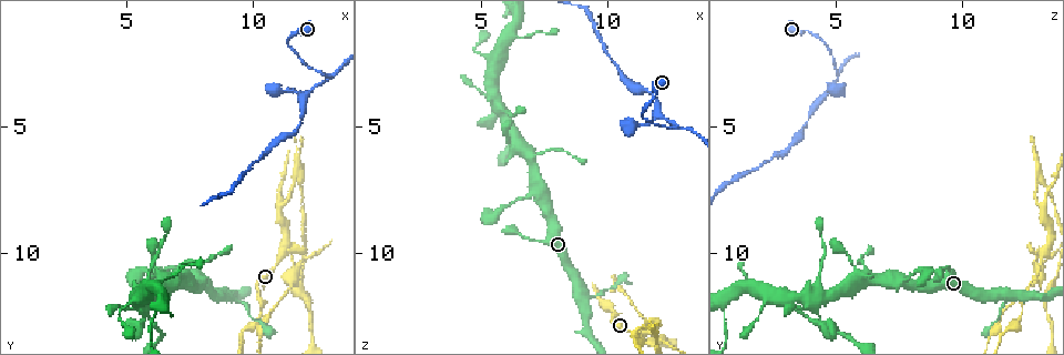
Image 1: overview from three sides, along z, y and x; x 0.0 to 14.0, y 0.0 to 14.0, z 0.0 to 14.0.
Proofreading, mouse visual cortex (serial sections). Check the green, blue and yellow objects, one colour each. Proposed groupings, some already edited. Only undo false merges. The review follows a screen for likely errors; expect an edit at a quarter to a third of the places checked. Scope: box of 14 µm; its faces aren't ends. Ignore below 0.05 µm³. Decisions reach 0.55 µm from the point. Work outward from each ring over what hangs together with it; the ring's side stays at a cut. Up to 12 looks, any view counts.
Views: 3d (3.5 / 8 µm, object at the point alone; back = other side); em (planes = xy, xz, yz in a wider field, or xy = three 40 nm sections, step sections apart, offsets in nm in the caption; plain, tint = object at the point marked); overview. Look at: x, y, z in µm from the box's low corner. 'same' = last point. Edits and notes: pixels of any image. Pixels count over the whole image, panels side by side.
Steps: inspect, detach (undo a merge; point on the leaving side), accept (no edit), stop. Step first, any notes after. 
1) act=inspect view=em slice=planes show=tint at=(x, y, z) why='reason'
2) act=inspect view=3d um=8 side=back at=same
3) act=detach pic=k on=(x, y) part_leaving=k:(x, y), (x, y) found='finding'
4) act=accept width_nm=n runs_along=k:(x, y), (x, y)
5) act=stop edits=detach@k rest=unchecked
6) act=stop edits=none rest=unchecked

act=inspect view=3d um=3.5 at=(5.5, 11.9, 4.2) why='thin neck'

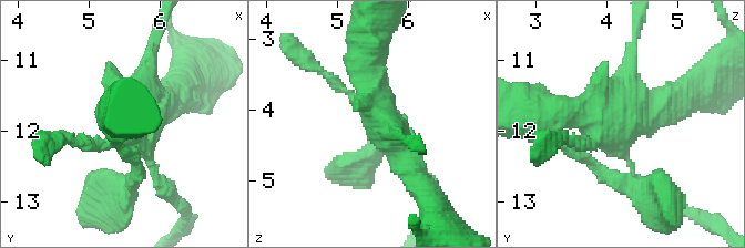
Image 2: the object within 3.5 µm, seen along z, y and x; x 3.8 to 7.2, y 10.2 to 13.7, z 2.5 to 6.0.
act=inspect view=em slice=planes show=tint at=(5.60, 11.85, 4.15)

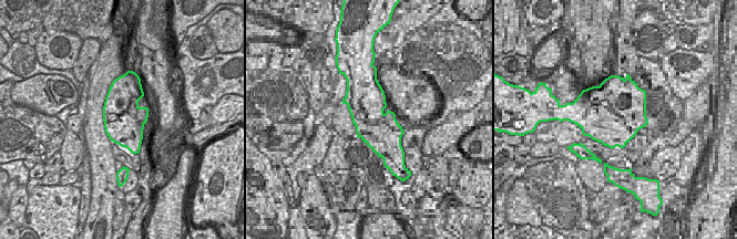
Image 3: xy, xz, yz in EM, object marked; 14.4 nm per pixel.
act=inspect view=em slice=xy step=3 show=tint at=same why='another direction'

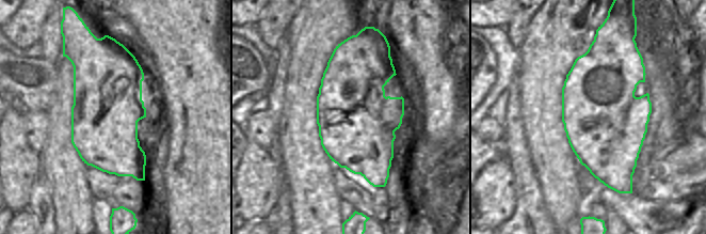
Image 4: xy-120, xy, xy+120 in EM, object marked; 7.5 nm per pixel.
act=accept runs_along=2:(422, 190), (378, 122), (365, 69) found='continuous, no second cell'

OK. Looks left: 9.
act=inspect view=3d um=3.5 at=(7.2, 10.4, 6.1) why='calibre changes'

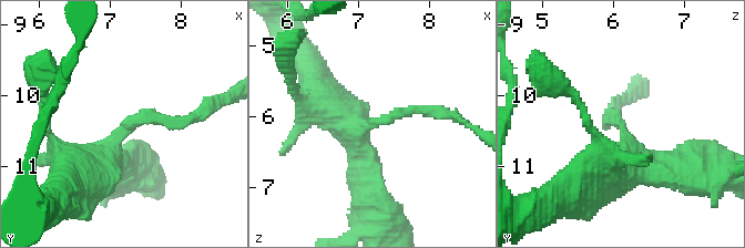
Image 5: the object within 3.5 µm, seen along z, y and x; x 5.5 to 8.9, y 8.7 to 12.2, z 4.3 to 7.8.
act=inspect view=em slice=planes show=tint at=(7.20, 10.45, 6.10)

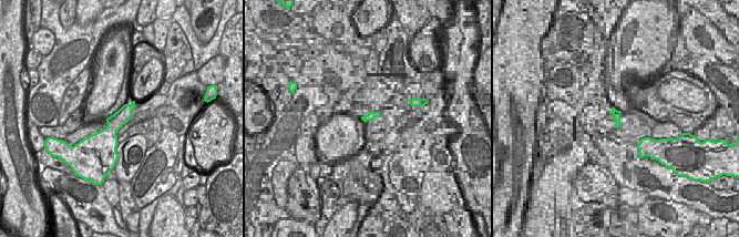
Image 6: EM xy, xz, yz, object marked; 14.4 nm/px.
act=accept runs_along=5:(115, 167), (129, 123), (193, 116) found='all the same cell'

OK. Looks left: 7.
act=inspect view=3d um=3.5 at=(12.8, 3.0, 5.1) why='a fork'

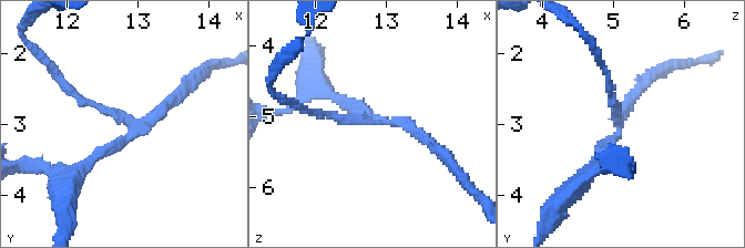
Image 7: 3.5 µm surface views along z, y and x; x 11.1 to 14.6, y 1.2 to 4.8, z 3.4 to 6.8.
act=inspect view=em slice=planes show=tint at=(12.75, 2.90, 5.05)

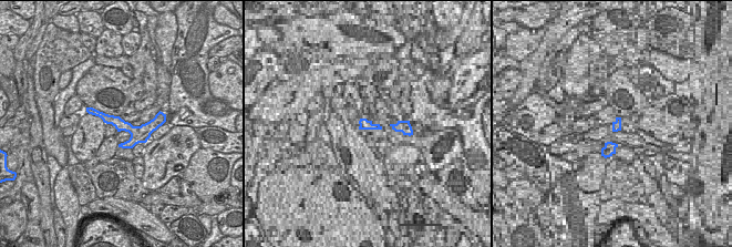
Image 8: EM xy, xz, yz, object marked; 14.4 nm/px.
act=accept width_nm=170 runs_along=8:(90, 110), (132, 130), (155, 121) found='continuous, no second cell'

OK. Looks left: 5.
act=inspect view=3d um=3.5 at=(11.8, 4.9, 3.8) why='a narrow waist'

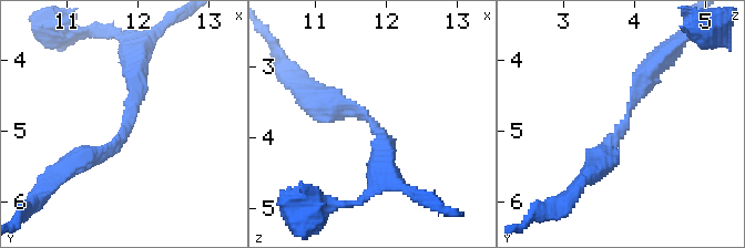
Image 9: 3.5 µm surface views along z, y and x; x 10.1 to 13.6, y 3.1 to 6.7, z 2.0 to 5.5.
act=inspect view=em slice=xy step=2 show=tint at=(11.85, 4.80, 3.90) arm_widths_nm=200,300 why='now the EM'

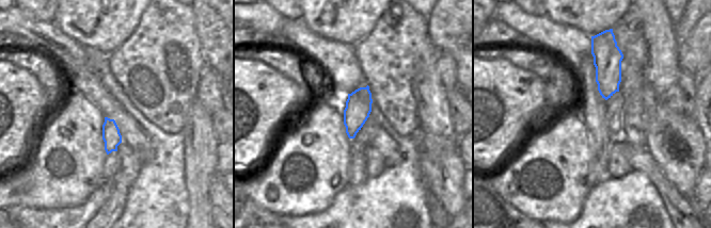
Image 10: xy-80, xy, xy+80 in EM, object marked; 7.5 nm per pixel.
act=accept width_nm=190 runs_along=9:(664, 53), (602, 155) found='continuous, no second cell'

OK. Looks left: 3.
act=inspect view=3d um=8 at=(11.2, 9.9, 13.3) why='sharp bend'

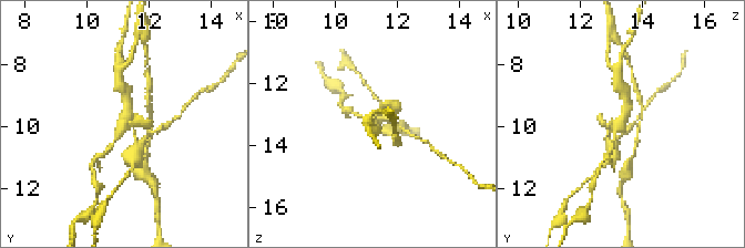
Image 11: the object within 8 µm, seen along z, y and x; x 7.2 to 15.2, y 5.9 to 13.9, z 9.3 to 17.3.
act=inspect view=em slice=xy step=3 show=tint at=(11.2, 10.0, 13.3)

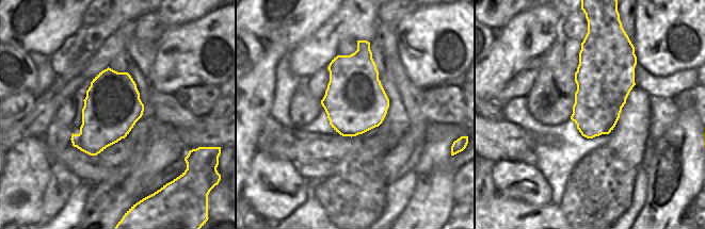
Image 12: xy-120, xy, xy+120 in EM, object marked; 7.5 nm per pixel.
act=detach pic=11 on=(134, 148) part_leaving=11:(134, 130), (135, 154), (131, 169) found='a second cell is stuck on'

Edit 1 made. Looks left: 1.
act=stop edits=detach@11 rest=unchecked

